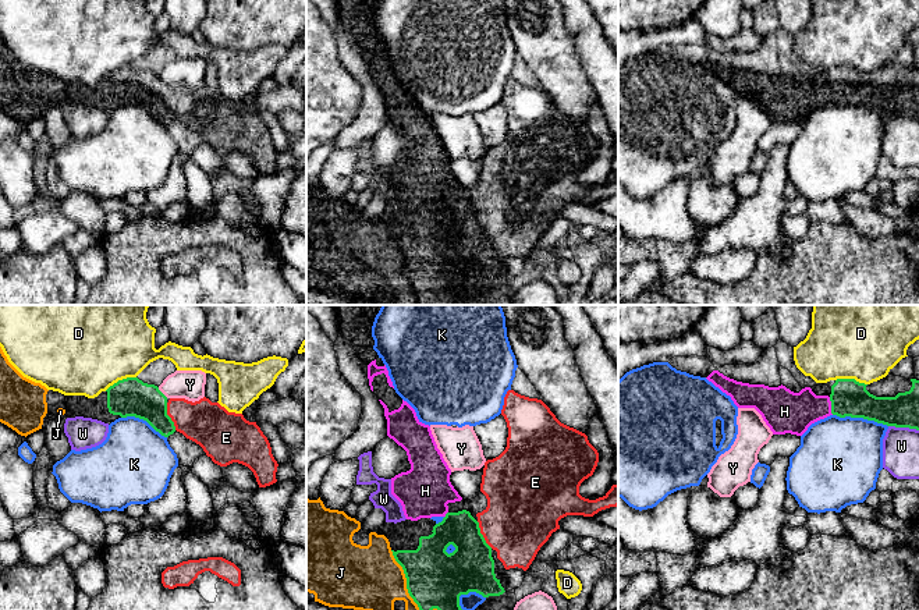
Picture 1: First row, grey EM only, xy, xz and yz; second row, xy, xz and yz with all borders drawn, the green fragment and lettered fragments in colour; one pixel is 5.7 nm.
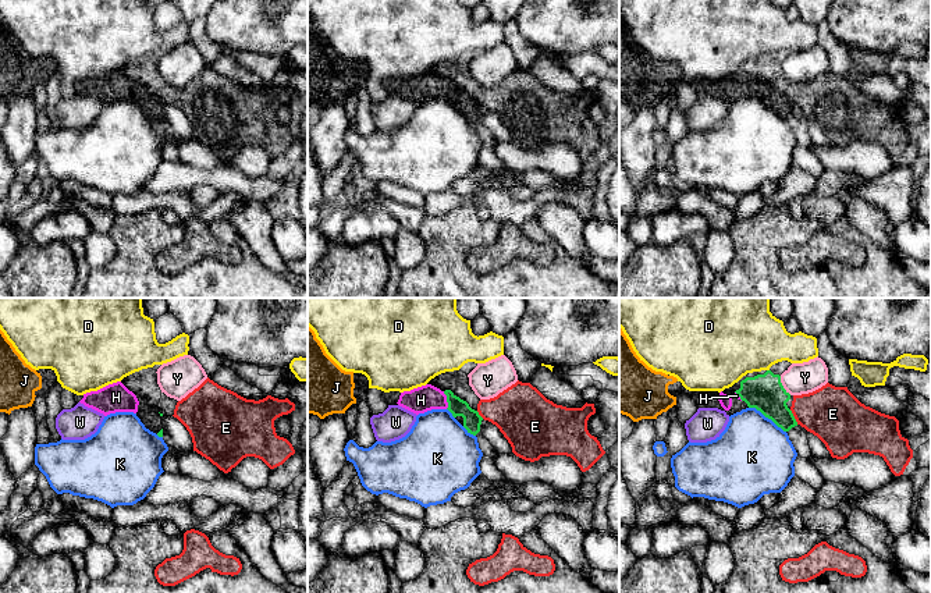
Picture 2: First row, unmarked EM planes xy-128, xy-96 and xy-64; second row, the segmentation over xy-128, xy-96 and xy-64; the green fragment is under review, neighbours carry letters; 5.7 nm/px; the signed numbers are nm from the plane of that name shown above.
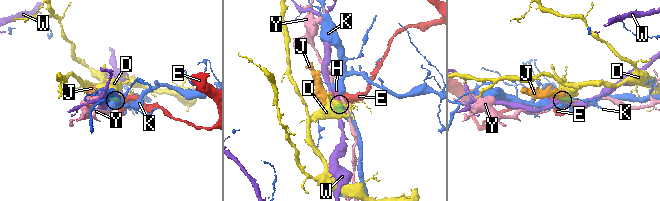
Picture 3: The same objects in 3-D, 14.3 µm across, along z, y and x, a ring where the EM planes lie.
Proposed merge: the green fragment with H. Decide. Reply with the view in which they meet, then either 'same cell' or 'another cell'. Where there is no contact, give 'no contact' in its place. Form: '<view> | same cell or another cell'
yz | same cell

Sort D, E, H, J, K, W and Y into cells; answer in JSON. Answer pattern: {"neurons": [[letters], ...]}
{"neurons": [["D"], ["E"], ["H", "J"], ["K"], ["W"], ["Y"]]}

